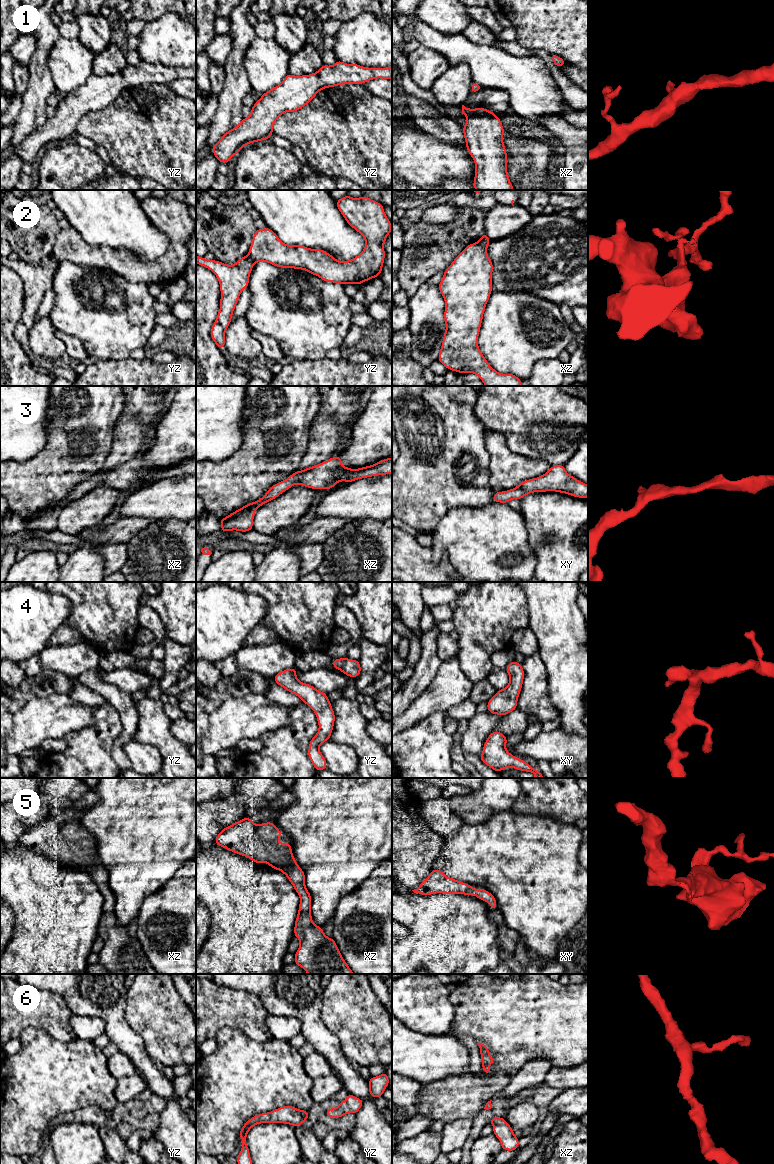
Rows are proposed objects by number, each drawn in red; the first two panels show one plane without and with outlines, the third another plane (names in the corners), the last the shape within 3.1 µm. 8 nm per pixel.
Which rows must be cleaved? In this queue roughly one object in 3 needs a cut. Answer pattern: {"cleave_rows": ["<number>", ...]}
{"cleave_rows": ["2"]}

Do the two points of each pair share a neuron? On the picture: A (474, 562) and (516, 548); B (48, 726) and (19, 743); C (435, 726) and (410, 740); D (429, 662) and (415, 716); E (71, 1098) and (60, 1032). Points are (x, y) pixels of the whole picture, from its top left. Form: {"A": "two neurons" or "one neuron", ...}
{"A": "one neuron", "B": "one neuron", "C": "one neuron", "D": "two neurons", "E": "two neurons"}

